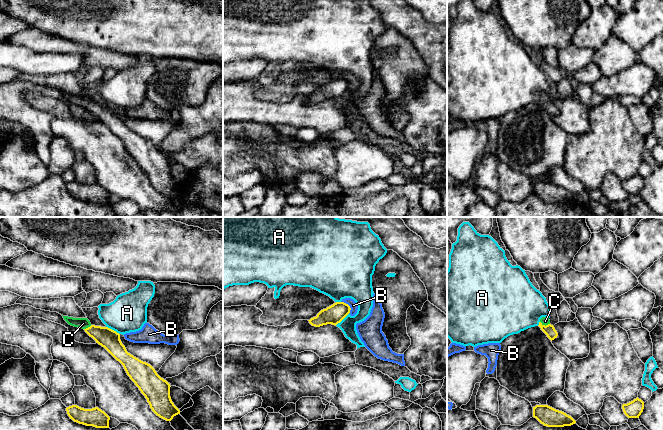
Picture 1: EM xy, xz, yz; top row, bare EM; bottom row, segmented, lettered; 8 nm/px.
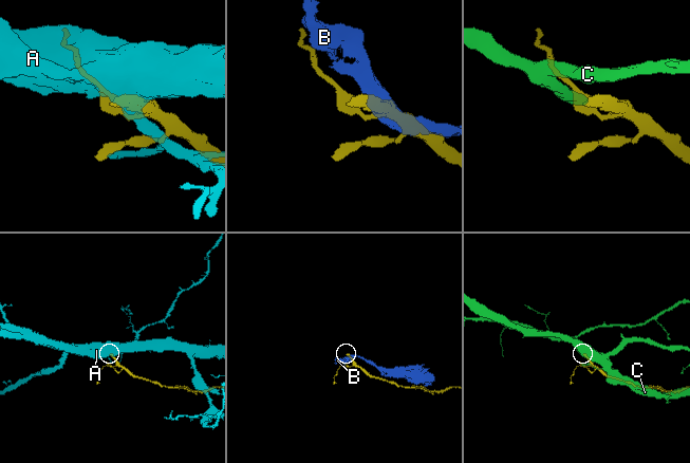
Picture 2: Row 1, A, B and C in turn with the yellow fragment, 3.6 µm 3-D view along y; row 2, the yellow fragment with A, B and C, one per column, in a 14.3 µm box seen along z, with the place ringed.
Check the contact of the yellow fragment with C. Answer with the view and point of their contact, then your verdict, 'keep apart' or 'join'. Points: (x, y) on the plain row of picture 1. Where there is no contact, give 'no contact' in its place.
meets yellow in yz at (544, 101); join

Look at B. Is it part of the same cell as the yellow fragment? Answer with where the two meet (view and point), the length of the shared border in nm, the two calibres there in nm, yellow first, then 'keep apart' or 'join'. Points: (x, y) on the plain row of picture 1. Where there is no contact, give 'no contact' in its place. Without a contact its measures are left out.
xz (349, 82) | 120 nm | 160/70 nm | keep apart

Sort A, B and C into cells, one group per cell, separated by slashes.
A / B / C

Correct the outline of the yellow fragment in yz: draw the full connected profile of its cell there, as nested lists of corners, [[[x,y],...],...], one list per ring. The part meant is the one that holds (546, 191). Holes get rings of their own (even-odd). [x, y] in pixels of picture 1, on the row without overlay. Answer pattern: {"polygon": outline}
{"polygon": [[[536,181],[533,183],[533,193],[547,203],[564,203],[576,199],[571,192],[548,181]]]}

